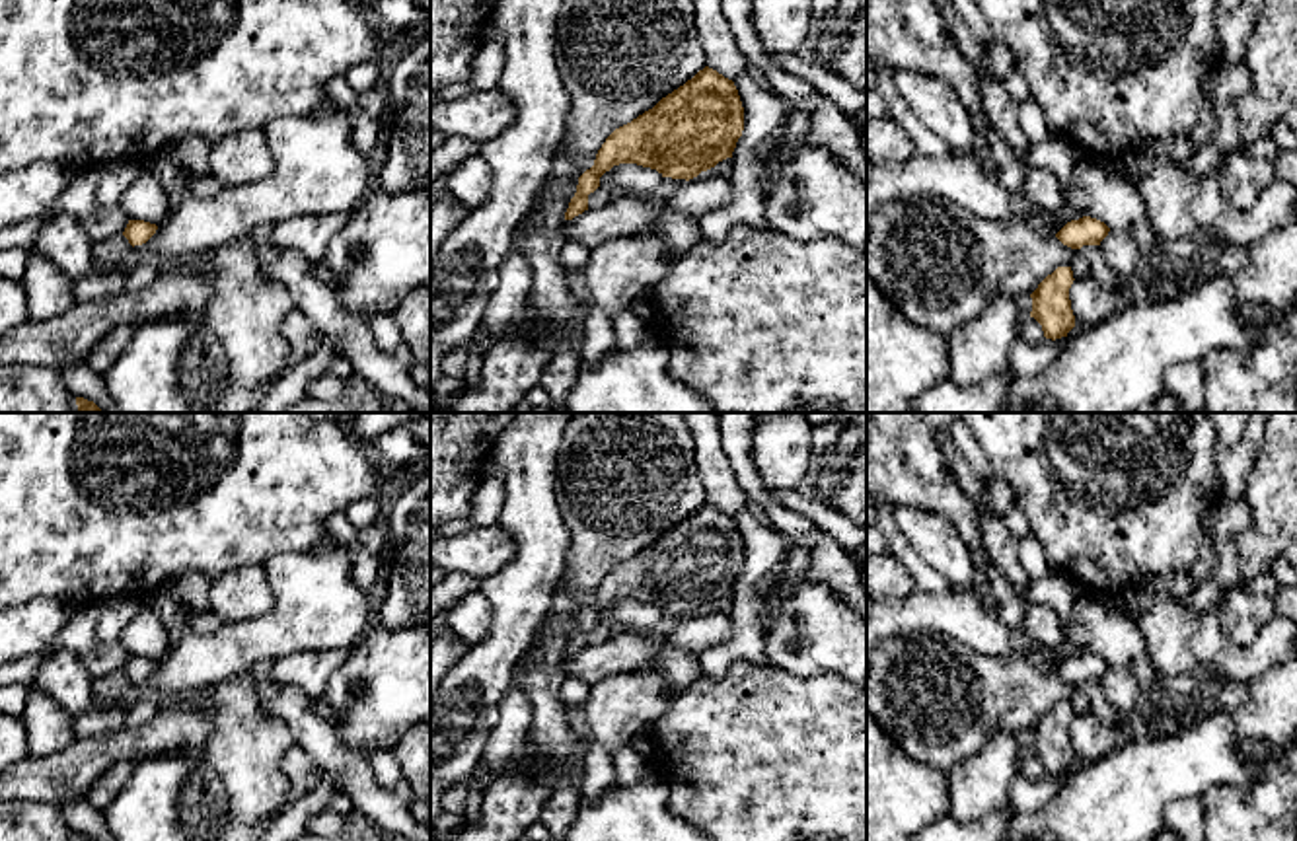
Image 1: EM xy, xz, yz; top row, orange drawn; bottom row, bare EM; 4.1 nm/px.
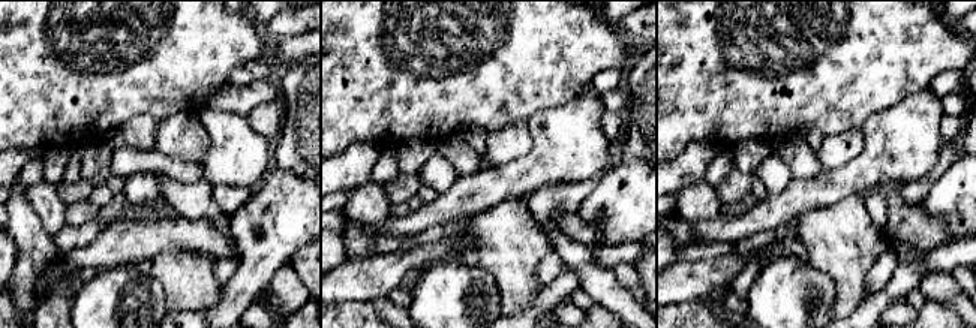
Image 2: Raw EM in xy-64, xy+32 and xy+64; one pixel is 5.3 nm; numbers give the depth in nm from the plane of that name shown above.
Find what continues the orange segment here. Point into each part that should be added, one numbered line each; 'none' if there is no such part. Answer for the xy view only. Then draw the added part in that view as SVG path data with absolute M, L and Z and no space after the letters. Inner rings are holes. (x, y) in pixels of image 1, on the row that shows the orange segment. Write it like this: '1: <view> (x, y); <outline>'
none

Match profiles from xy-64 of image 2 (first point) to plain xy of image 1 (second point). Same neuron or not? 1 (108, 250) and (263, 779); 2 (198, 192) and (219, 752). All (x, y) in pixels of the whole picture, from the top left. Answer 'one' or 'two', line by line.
1: two
2: two

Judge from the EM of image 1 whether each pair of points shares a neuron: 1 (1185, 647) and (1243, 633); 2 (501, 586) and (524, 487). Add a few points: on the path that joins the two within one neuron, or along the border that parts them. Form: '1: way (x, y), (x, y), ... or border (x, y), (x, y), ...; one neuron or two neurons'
1: border (1214, 612), (1220, 631), (1241, 645), (1268, 620); two neurons
2: way (526, 561), (528, 512); one neuron

